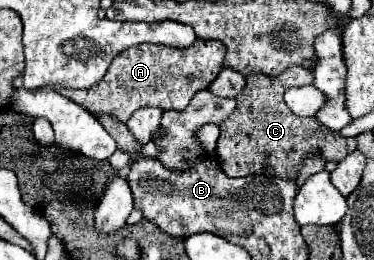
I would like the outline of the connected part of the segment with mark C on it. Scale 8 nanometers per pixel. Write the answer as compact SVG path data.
M293 66L287 72L283 72L279 78L269 78L265 74L249 74L247 76L247 84L243 88L243 92L235 98L237 100L237 108L233 110L233 114L221 122L221 136L217 140L217 160L221 170L227 176L249 176L249 174L265 174L265 176L277 176L277 178L289 178L289 180L297 180L303 160L309 158L311 154L319 154L321 158L328 161L341 161L347 154L350 154L357 148L356 137L343 137L341 132L335 132L331 128L325 128L323 124L317 124L317 118L299 118L293 116L293 112L289 112L287 104L283 102L283 92L287 86L306 85L306 79L312 79L312 72L302 66Z

